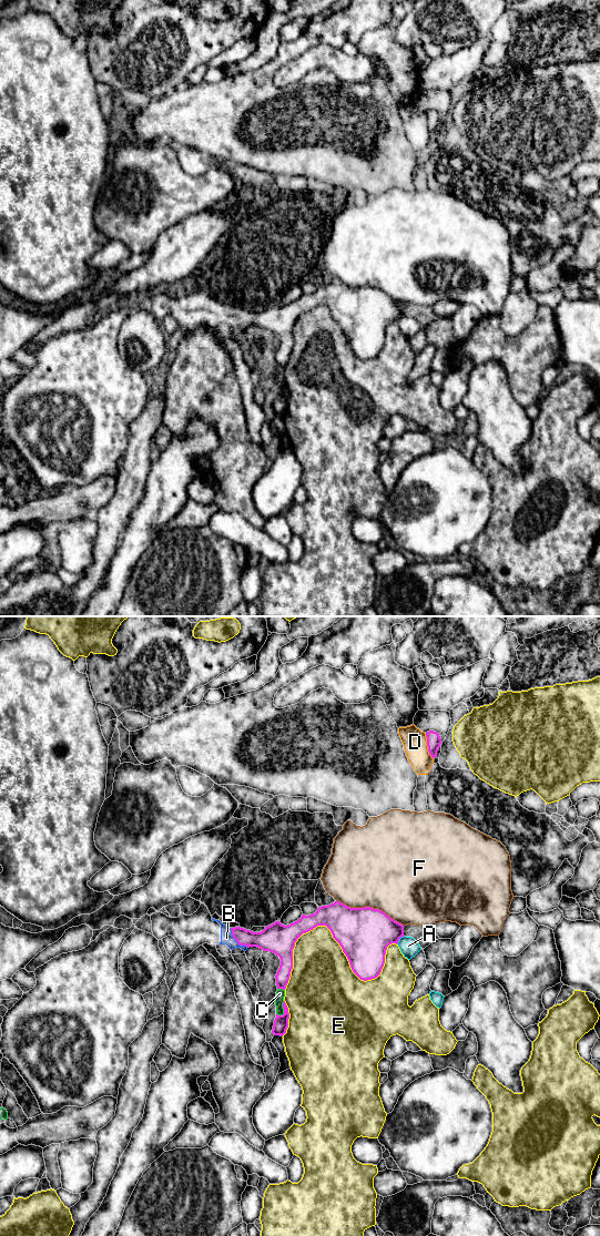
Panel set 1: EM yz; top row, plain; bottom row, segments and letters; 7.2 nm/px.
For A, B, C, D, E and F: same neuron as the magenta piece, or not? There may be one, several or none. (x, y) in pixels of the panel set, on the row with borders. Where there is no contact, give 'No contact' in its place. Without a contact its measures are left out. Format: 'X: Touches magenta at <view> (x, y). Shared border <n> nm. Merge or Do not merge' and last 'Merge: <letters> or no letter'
A: Touches magenta at yz (399, 938). Shared border 90 nm. Do not merge
B: Touches magenta at yz (235, 939). Shared border 190 nm. Merge
C: Touches magenta at yz (284, 1010). Shared border 120 nm. Do not merge
D: Touches magenta at yz (427, 745). Shared border 200 nm. Do not merge
E: Touches magenta at yz (336, 940). Shared border 850 nm. Do not merge
F: Touches magenta at yz (369, 907). Shared border 500 nm. Do not merge
Merge: B

